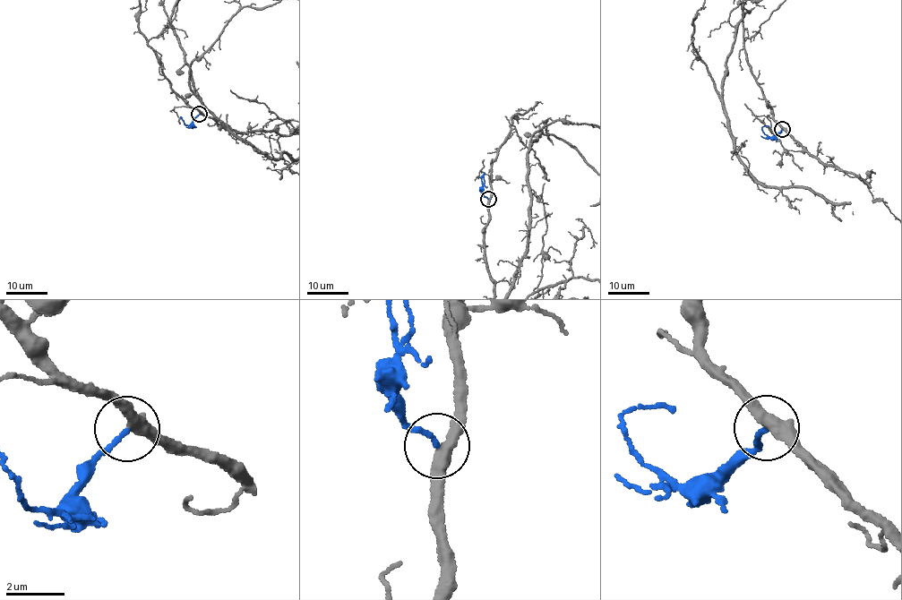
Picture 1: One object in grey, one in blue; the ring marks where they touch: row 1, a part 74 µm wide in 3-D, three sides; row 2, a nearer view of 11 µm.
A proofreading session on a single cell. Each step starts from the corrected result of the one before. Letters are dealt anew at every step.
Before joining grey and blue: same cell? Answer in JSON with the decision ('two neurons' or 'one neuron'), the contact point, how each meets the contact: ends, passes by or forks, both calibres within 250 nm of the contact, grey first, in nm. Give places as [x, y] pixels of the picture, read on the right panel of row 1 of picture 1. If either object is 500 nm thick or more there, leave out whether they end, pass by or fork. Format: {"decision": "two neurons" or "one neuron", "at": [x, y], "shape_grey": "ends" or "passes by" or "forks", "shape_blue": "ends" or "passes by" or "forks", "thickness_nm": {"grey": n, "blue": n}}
{"decision": "one neuron", "at": [782, 129], "shape_grey": "passes by", "shape_blue": "ends", "thickness_nm": {"grey": 440, "blue": 160}}

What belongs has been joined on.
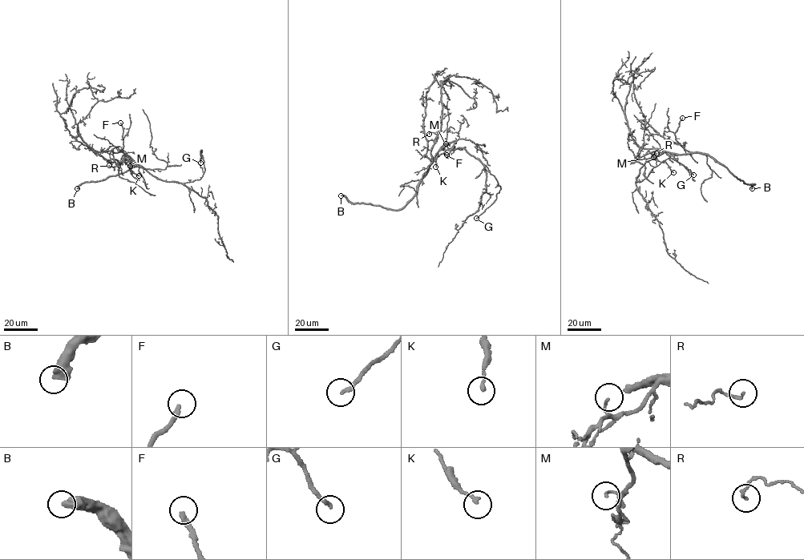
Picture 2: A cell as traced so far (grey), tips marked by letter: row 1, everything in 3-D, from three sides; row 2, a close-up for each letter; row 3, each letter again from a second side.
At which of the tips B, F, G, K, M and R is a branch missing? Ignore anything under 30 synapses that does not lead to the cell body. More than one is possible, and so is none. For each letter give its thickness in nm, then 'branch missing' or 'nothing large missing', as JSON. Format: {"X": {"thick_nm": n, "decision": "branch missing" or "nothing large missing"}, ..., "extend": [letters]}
{"B": {"thick_nm": 500, "decision": "branch missing"}, "F": {"thick_nm": 240, "decision": "branch missing"}, "G": {"thick_nm": 180, "decision": "nothing large missing"}, "K": {"thick_nm": 180, "decision": "nothing large missing"}, "M": {"thick_nm": 90, "decision": "nothing large missing"}, "R": {"thick_nm": 130, "decision": "nothing large missing"}, "extend": ["B", "F"]}

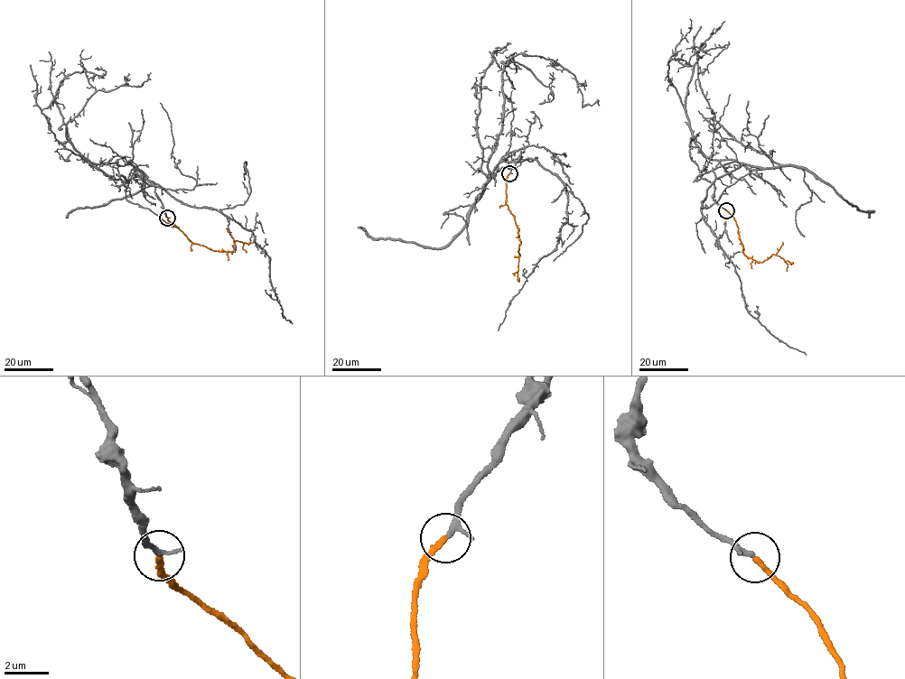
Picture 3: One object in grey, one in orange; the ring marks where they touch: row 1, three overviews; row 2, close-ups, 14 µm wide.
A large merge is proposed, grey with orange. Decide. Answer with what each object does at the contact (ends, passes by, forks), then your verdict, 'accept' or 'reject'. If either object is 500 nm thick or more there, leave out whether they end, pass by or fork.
grey passes by; orange ends; accept

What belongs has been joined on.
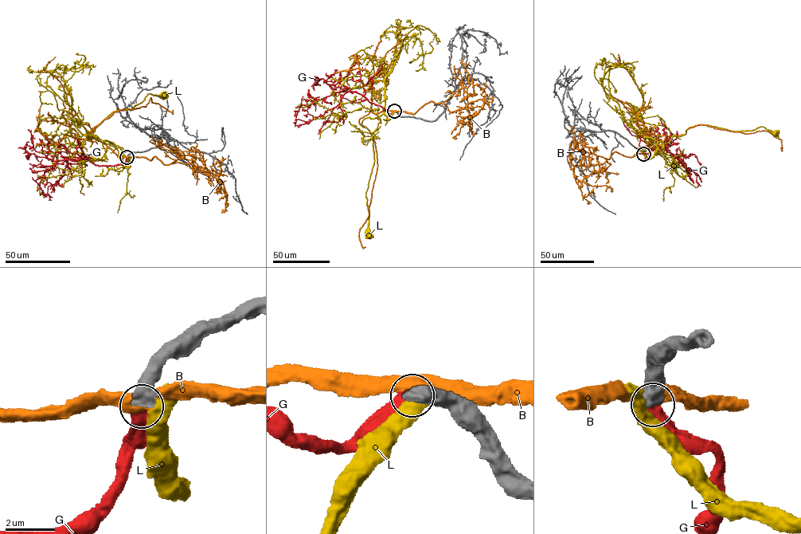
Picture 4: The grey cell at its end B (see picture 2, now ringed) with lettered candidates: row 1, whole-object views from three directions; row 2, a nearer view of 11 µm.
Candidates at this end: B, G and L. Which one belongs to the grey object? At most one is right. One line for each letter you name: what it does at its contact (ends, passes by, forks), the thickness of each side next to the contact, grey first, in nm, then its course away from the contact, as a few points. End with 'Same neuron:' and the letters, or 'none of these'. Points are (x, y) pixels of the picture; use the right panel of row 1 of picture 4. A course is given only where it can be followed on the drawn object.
G: it ends | 650/500 nm | via (643, 154), (646, 159), (652, 149), (660, 147), (666, 148), (696, 174), (698, 186), (696, 187)
Same neuron: G

